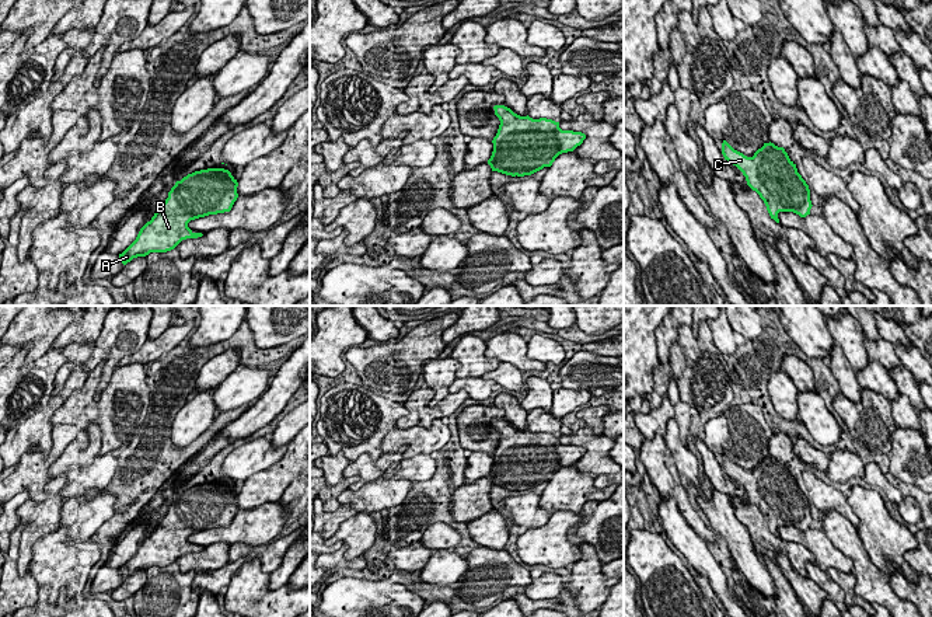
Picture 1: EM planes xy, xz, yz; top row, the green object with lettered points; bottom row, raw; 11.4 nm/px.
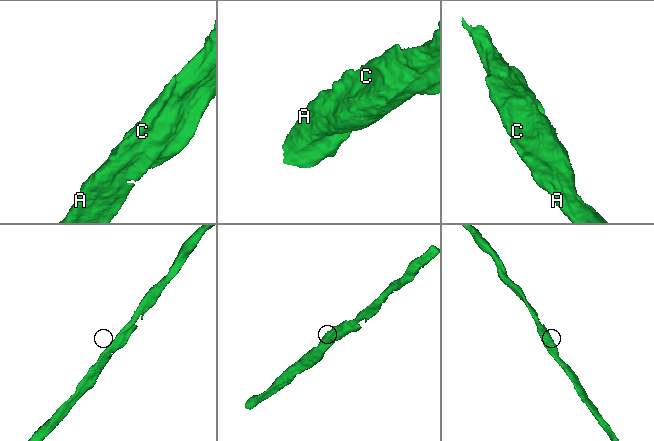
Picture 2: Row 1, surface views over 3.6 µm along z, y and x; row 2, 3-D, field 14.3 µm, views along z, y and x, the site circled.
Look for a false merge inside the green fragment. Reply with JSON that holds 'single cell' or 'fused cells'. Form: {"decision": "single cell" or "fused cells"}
{"decision": "single cell"}

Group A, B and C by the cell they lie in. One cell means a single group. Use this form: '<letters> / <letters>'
A B C

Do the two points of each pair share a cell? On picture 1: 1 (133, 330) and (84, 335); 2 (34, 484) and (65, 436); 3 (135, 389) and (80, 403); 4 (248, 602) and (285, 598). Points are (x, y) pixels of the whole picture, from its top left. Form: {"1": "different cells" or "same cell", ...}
{"1": "different cells", "2": "same cell", "3": "same cell", "4": "same cell"}

